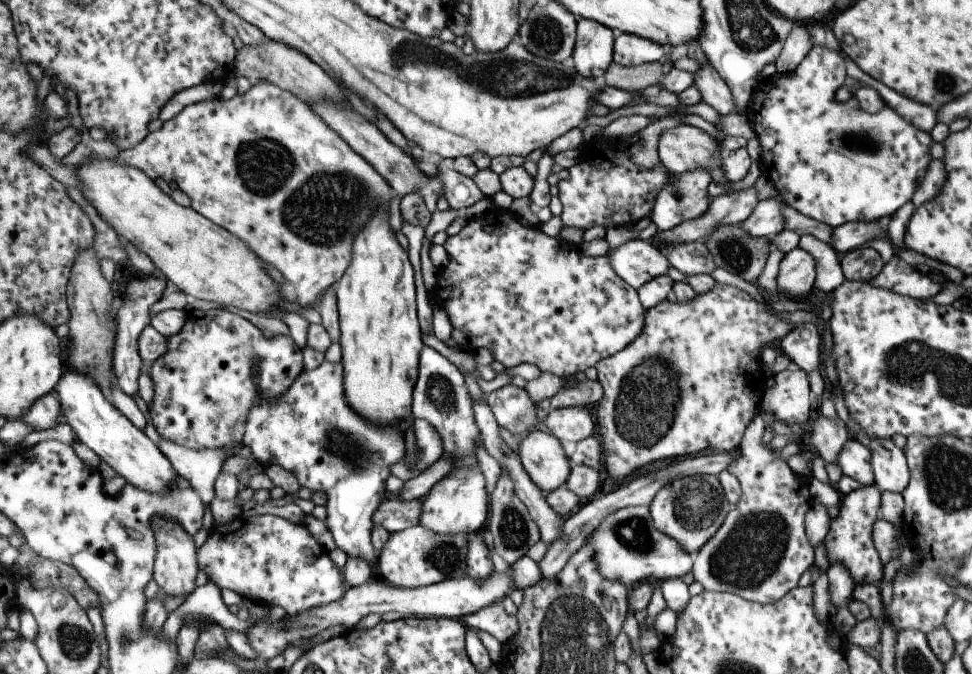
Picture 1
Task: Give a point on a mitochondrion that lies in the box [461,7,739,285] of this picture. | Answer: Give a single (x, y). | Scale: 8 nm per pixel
(545, 34)

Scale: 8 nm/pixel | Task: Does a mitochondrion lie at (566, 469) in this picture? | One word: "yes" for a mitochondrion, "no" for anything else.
no

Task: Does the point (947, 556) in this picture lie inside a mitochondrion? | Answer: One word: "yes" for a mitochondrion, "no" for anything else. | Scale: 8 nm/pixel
no

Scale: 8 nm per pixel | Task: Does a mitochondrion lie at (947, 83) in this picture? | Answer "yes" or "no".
yes

